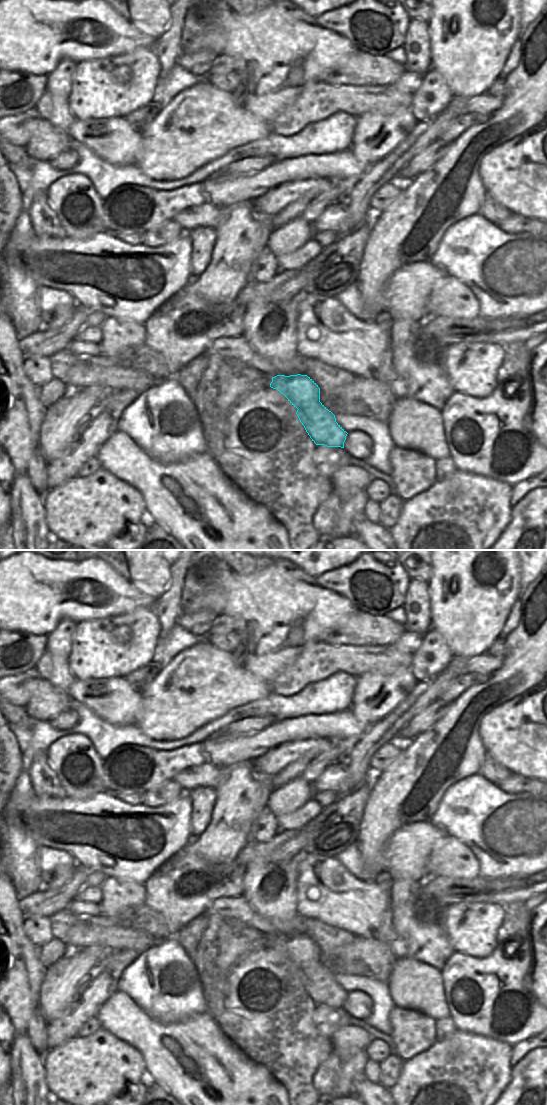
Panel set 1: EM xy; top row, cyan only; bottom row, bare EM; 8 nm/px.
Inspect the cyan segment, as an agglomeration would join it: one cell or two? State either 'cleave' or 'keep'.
cleave

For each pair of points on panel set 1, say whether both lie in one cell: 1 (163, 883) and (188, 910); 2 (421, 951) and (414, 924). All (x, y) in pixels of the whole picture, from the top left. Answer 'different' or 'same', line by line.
1: same
2: same

